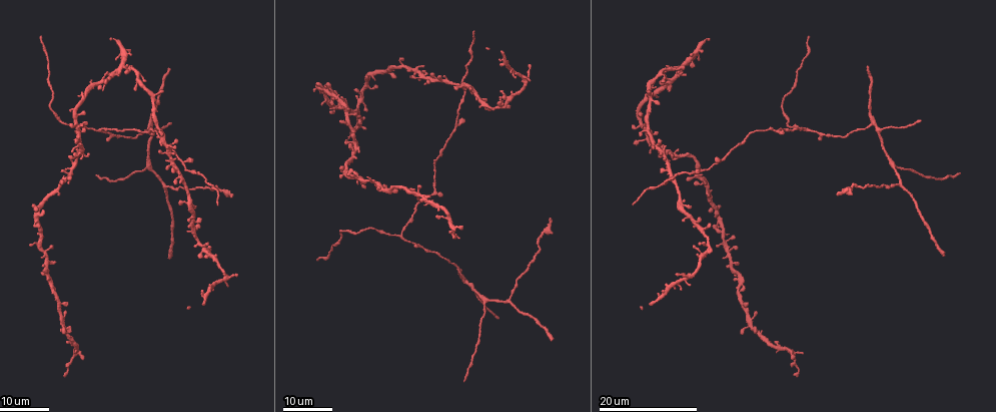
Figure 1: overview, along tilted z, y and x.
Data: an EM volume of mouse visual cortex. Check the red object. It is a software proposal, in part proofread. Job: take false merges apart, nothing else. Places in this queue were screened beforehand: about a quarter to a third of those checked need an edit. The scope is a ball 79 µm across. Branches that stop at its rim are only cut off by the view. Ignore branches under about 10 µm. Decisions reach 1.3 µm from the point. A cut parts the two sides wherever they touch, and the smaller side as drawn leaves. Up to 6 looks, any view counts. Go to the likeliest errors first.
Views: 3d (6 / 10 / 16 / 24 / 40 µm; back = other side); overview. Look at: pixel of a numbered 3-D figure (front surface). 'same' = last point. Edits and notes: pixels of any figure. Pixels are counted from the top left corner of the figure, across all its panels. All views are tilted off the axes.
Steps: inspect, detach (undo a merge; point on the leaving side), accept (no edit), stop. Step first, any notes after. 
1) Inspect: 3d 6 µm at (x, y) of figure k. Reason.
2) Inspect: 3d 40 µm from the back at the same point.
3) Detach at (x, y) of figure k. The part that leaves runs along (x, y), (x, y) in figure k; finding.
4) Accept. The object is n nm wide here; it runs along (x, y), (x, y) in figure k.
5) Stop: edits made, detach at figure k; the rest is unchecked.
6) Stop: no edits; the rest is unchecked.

Inspect: 3d 24 µm at (484, 303) of figure 1. Arms part here.

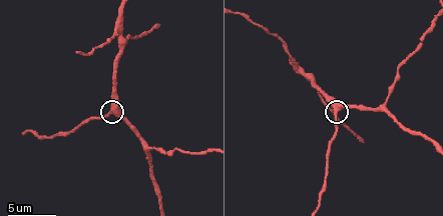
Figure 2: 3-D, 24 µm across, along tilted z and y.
Inspect: 3d 10 µm at (114, 113) of figure 2.

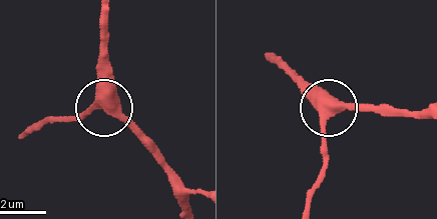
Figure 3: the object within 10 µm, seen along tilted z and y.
Accept. The side arm is 19 µm long; continuous, no second neuron.

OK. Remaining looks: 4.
Inspect: 3d 10 µm at (301, 71) of figure 2. Arms part here.

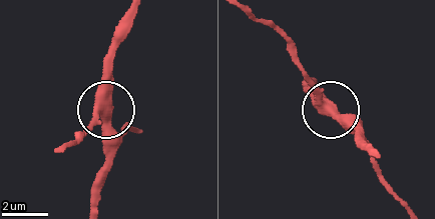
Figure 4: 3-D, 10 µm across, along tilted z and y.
Accept. 3 arms meet here; it runs along (65, 148), (105, 109), (114, 38) in figure 4; one neuron here.

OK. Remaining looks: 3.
Inspect: 3d 16 µm at (806, 129) of figure 1. Arms part here.

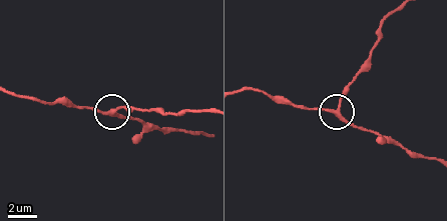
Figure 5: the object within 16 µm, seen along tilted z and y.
Inspect: 3d 10 µm at (337, 111) of figure 5. Zoom in.

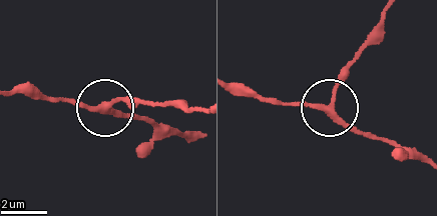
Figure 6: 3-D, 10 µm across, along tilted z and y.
Accept. 3 arms meet here; continuous, no second neuron.

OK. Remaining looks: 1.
Stop: no edits; the rest is unchecked.

